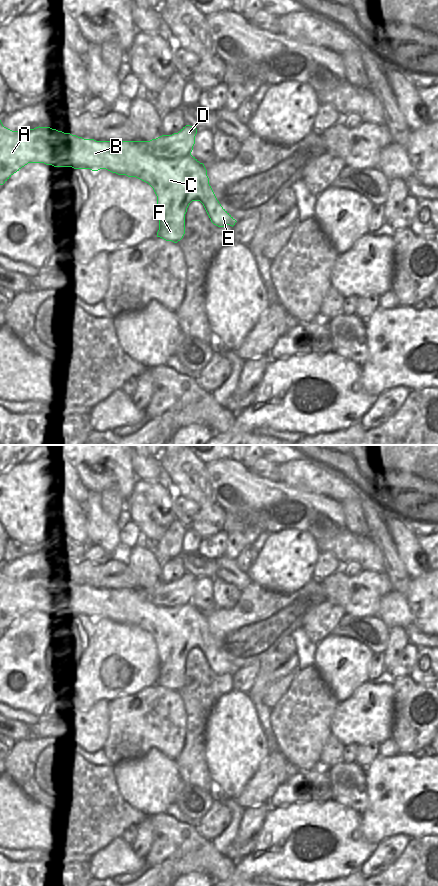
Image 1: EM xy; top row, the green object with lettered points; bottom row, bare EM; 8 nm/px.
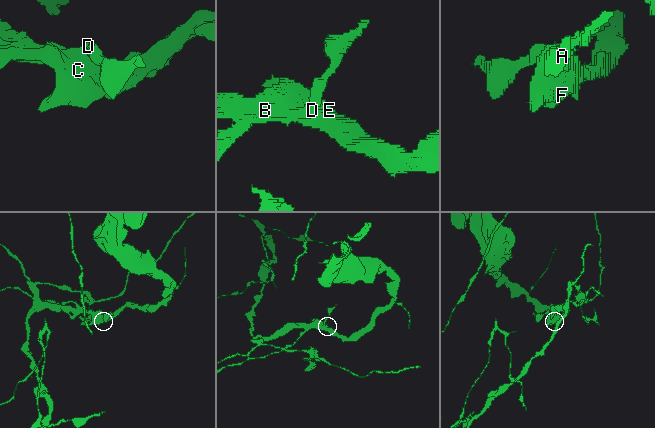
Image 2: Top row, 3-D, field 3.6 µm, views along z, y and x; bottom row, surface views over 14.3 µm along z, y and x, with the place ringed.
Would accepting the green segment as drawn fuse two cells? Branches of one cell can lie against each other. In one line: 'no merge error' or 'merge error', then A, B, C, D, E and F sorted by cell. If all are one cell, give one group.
merge error; A B C E F / D

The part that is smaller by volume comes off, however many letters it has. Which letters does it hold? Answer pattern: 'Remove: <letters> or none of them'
Remove: D

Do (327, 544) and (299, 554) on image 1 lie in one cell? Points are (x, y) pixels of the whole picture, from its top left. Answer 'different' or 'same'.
different

